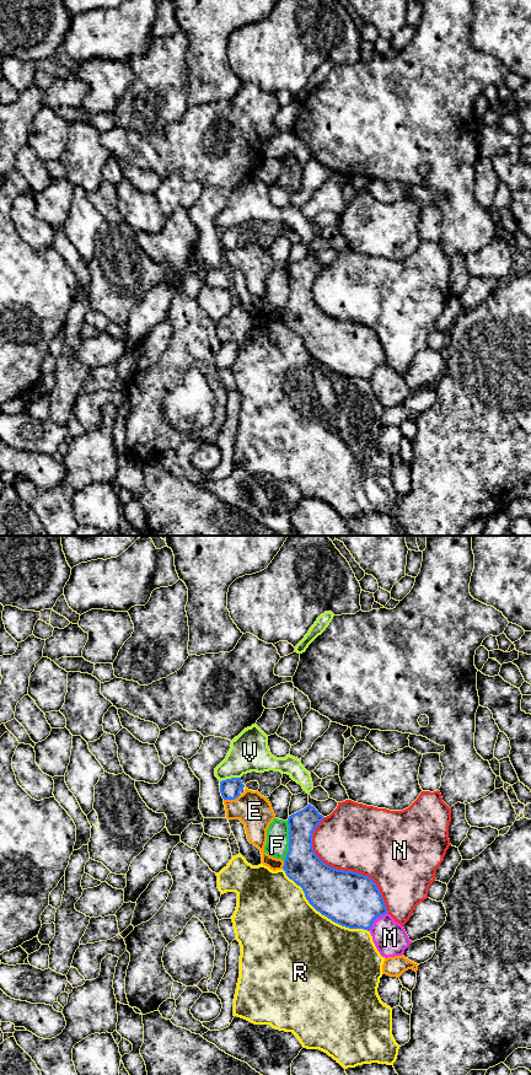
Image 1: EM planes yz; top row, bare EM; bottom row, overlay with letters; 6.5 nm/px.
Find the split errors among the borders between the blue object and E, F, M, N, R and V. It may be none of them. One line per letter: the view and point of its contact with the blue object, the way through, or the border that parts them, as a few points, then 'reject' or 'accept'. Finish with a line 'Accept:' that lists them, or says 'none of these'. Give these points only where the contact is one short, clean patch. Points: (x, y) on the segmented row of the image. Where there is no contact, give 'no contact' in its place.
E: contact yz (231, 799); reject
F: contact yz (289, 840); border yz (288, 821), (288, 853), (284, 860); reject
M: contact yz (375, 919); reject
N: contact yz (342, 870); reject
R: contact yz (321, 913); reject
V: contact yz (230, 779); border yz (240, 777), (220, 781); reject
Accept: none of these

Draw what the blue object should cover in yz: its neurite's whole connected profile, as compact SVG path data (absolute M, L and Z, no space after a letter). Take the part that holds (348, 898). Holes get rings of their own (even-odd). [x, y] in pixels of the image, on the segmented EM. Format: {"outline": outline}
{"outline": "M310 803L304 810L289 816L289 851L283 870L302 888L309 903L322 915L342 926L369 931L379 917L387 914L385 901L377 885L370 877L333 869L315 854L312 837L323 818Z"}

